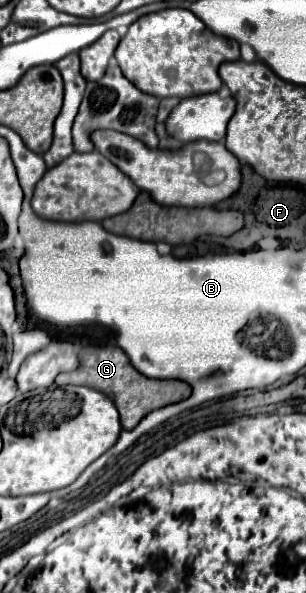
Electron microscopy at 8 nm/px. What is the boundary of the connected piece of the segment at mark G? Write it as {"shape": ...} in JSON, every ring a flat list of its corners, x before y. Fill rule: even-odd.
{"shape":[[84,347,80,351,80,365,72,373,62,373,56,385,86,385,92,387,116,403,124,429,134,429,150,411,178,403,190,395,186,381,174,379,148,379,138,373,120,347]]}

